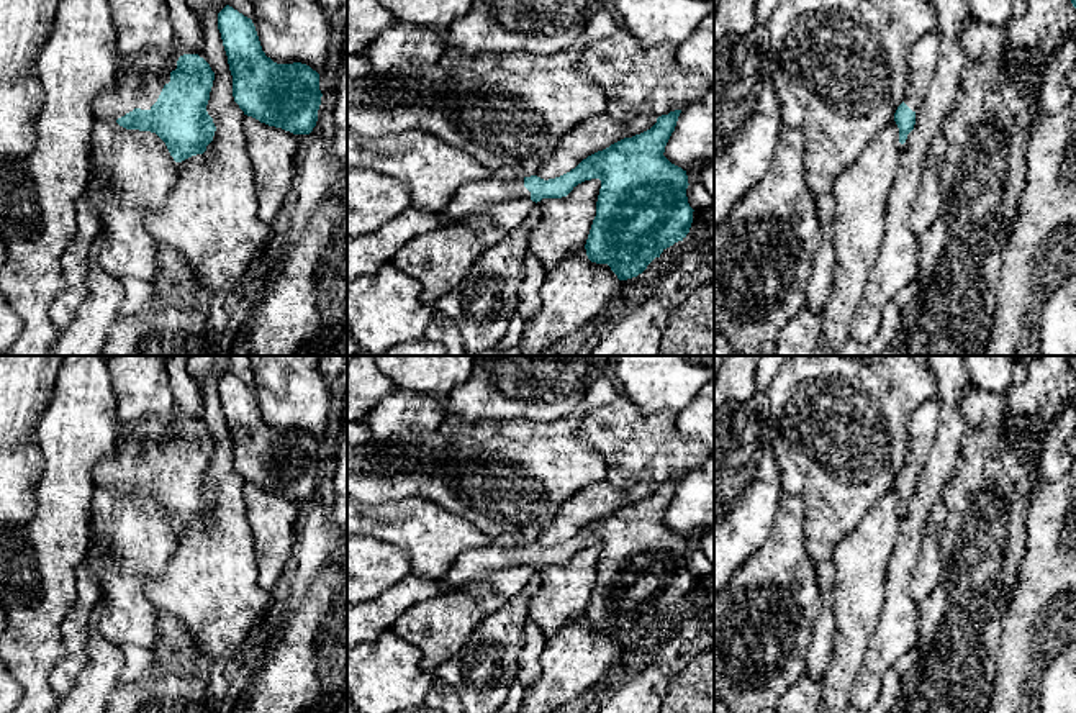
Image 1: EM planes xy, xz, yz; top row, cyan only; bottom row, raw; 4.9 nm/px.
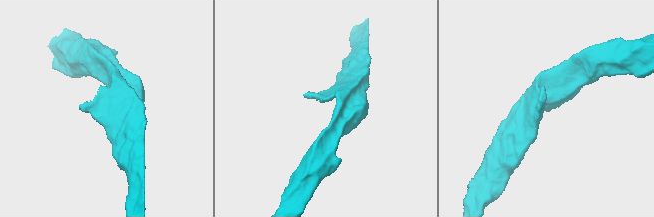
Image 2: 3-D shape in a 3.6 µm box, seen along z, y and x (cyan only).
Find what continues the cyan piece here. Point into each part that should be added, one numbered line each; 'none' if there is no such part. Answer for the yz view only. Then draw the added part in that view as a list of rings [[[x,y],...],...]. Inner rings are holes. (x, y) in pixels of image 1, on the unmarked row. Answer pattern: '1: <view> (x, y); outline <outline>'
1: yz (922, 426); outline [[[932,397],[924,402],[907,423],[907,459],[904,470],[912,477],[919,479],[925,465],[925,459],[935,443],[935,434],[940,418],[940,402]]]

